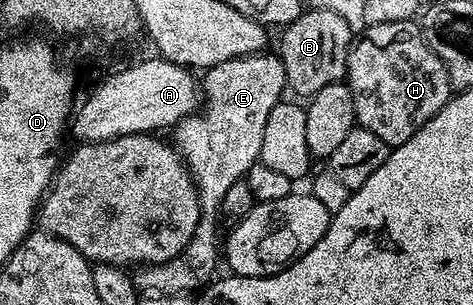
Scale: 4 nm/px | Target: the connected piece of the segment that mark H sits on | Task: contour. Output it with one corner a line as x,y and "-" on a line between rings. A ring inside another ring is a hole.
415,20
366,25
352,39
347,51
345,83
353,94
356,125
377,134
377,138
381,138
381,142
385,142
390,149
409,142
409,138
413,138
413,134
417,134
417,130
421,130
421,126
425,126
425,122
429,122
453,95
449,74
441,58
429,50
423,29

